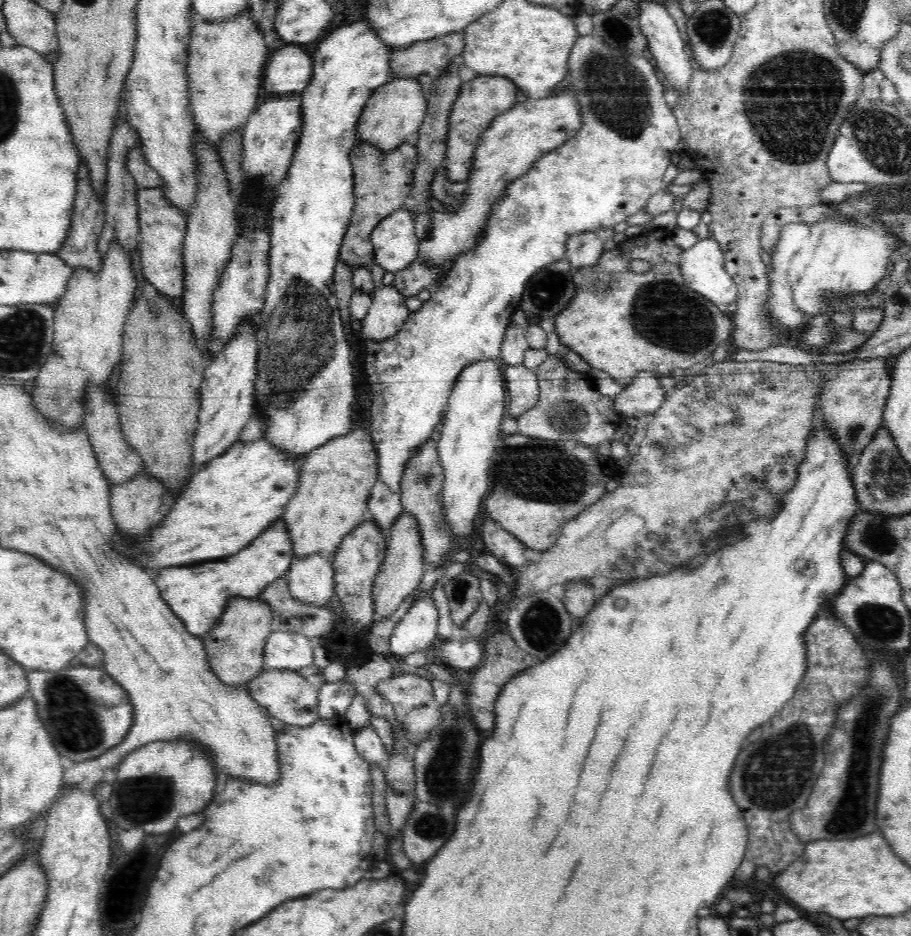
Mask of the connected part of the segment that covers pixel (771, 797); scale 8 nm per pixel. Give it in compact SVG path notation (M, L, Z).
M826 604L822 609L822 616L820 618L815 618L814 622L806 628L805 632L805 657L808 661L806 664L806 670L803 676L803 679L800 681L798 687L796 687L794 696L786 703L779 711L772 716L770 722L761 723L762 724L762 738L760 740L756 740L754 744L750 744L748 748L744 748L742 752L740 752L740 756L738 756L738 760L736 760L736 764L734 764L734 770L732 770L732 774L730 774L730 792L732 792L732 798L736 800L736 804L738 804L739 809L743 812L743 819L747 826L748 831L748 840L746 852L744 854L743 862L741 863L739 869L735 871L734 882L744 882L754 876L756 870L758 868L762 868L762 866L766 867L770 873L778 874L785 869L790 867L790 864L798 858L798 856L802 856L802 852L804 852L804 844L803 841L799 839L799 837L795 836L795 832L792 830L789 816L792 815L795 810L800 808L804 808L806 803L808 802L808 798L812 792L814 783L816 782L818 776L820 776L820 772L822 772L822 768L824 768L825 763L825 743L827 742L826 736L831 734L831 730L833 729L833 724L835 723L835 718L837 717L837 710L842 703L845 703L848 699L851 699L851 696L857 695L862 687L865 687L867 683L867 678L869 677L868 666L870 666L870 661L866 659L864 656L864 652L862 652L862 648L856 644L856 640L854 640L854 636L836 620L836 616L830 612L830 608L826 610Z

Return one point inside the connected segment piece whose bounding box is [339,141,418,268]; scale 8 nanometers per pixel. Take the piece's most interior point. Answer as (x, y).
(382, 180)

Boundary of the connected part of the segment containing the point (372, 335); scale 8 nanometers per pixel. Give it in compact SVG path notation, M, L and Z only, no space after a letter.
M392 284L374 292L368 314L361 321L364 340L381 341L395 335L411 313L406 307L406 299Z

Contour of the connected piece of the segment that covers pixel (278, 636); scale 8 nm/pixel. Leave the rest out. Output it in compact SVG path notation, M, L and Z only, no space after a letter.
M274 631L268 636L264 646L264 669L297 671L312 662L314 653L308 637Z

